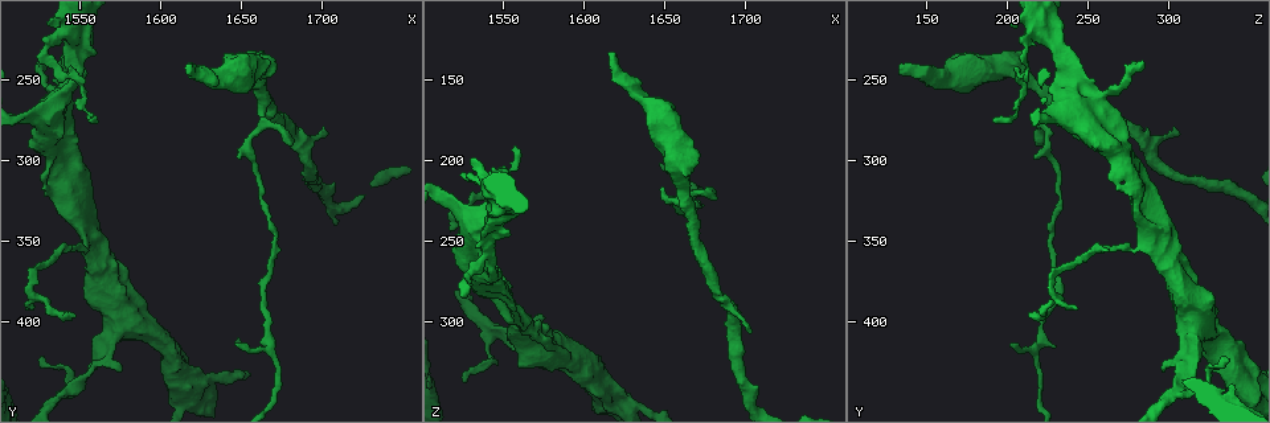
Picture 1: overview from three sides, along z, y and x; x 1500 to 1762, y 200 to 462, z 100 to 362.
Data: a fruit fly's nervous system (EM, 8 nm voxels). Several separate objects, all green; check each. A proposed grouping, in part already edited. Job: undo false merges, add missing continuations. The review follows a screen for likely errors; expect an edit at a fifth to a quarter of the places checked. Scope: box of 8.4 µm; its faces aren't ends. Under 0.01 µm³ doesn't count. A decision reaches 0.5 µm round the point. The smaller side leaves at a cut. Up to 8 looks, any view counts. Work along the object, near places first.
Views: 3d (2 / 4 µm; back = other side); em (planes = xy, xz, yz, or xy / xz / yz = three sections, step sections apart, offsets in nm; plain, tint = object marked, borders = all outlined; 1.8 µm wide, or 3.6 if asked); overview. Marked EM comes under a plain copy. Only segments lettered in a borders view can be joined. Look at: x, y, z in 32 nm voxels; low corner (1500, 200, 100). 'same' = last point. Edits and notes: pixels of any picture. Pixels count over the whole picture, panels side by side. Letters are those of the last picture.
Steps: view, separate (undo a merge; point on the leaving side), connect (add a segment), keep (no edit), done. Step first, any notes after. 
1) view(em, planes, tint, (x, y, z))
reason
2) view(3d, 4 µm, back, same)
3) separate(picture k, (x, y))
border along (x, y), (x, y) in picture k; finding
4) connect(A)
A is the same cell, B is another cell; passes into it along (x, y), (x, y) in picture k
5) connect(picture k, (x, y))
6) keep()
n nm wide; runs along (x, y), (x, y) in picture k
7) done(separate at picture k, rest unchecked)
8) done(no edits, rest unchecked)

view(3d, 4 µm, (1652, 288, 224))
three arms meet

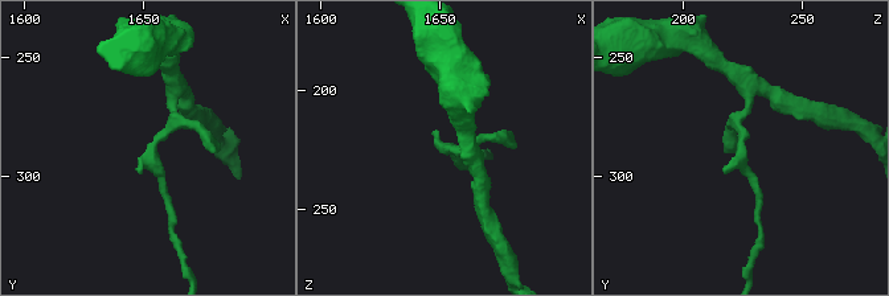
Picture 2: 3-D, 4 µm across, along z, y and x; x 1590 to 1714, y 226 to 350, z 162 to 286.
view(em, yz, step 4, tint, (1655, 288, 223))
3 arms; need the tissue

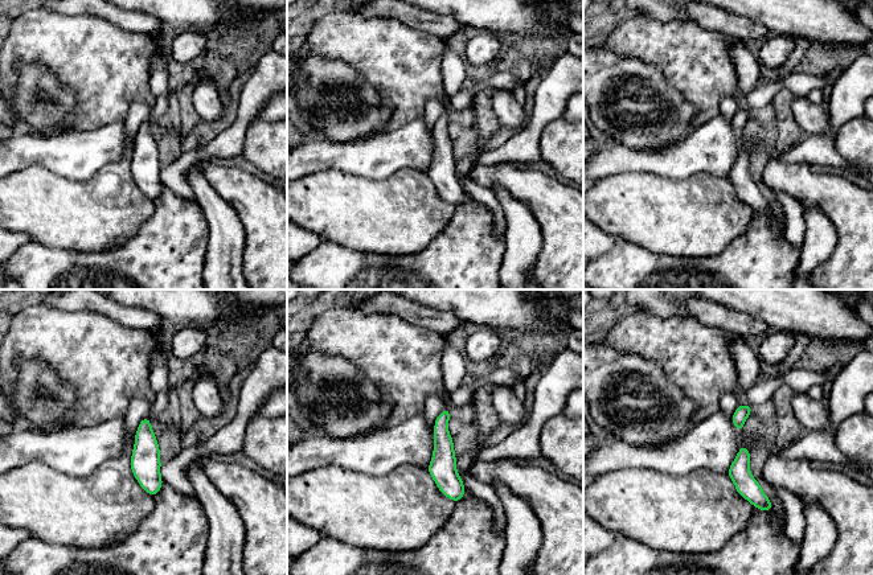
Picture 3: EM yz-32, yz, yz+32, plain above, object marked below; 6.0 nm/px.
view(em, planes, borders, same)
another direction

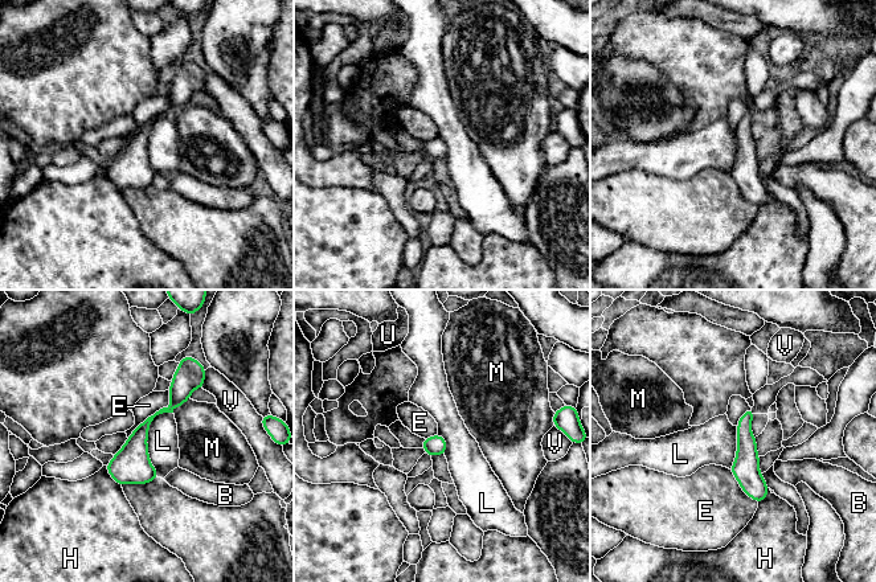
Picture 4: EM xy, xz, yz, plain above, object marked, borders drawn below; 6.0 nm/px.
keep()
120 nm wide; B, E, H, L, M, U and V are other cells; all the same neuron

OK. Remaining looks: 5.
view(3d, 2 µm, back, (1616, 244, 132))
free end

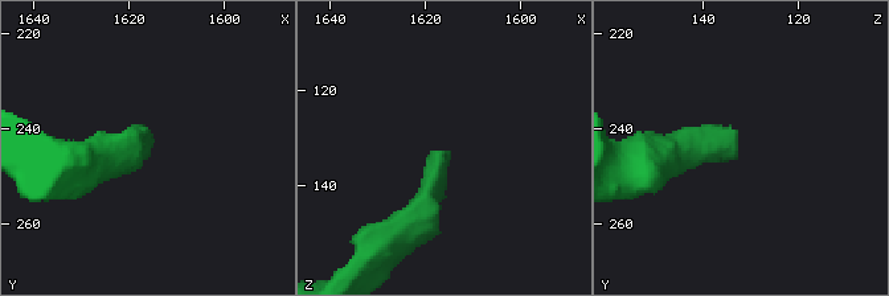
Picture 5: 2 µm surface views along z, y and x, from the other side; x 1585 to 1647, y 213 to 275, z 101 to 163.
view(em, yz, step 4, tint, (1616, 246, 132))
now the EM

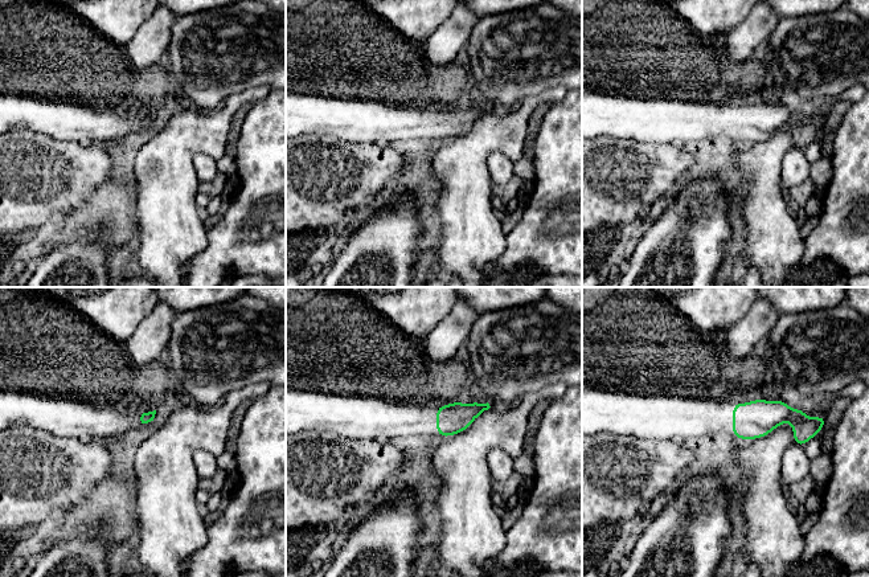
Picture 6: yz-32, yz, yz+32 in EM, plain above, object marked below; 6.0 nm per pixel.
view(em, planes, borders, same)
cut it another way

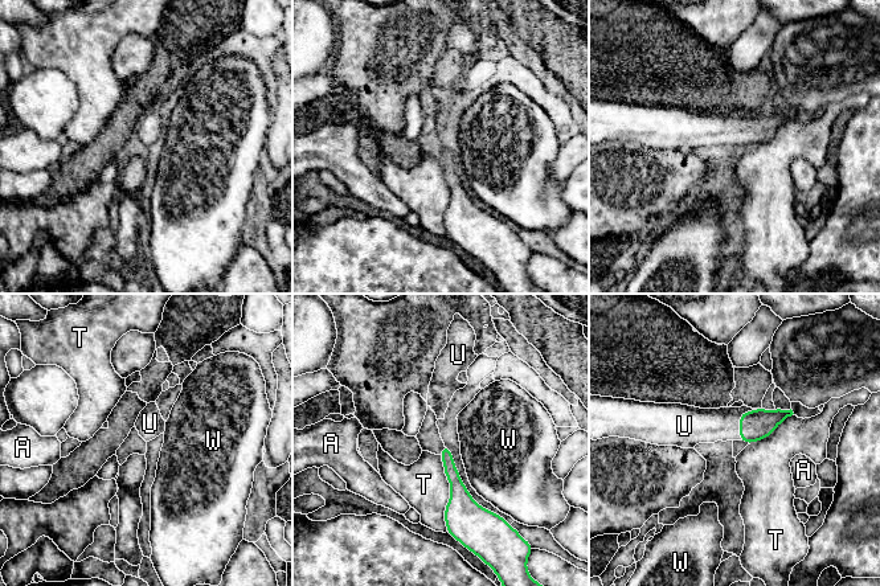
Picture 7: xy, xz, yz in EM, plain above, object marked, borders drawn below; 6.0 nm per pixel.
connect(U)
T touches over 460 nm; U is the same cell, A, T and W are other cells; it goes on there

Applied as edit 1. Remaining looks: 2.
view(overview)
see it whole again

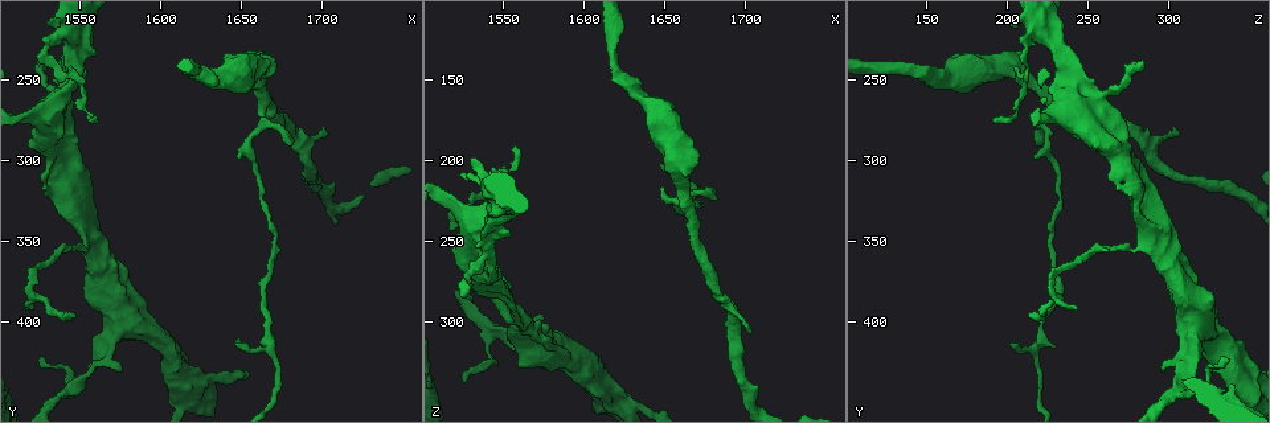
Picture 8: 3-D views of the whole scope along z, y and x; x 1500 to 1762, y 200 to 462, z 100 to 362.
view(em, 3.6 µm, planes, borders, (1538, 264, 250))
closes a loop

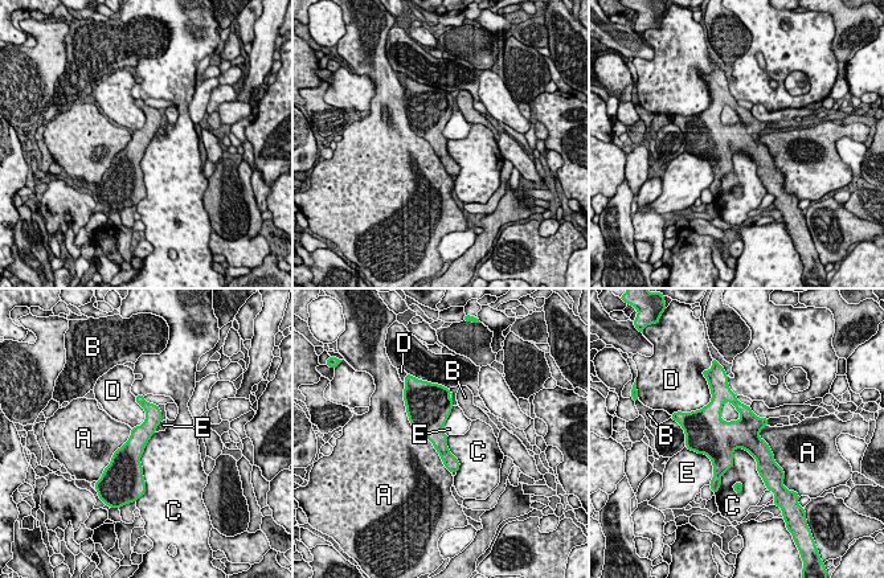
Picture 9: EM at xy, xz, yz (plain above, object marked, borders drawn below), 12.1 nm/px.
keep()
A, B, C, D and E are other cells; border along (694, 450), (709, 459), (713, 475) in picture 9; one neuron here

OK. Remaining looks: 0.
done(connect at picture 7, rest unchecked)

